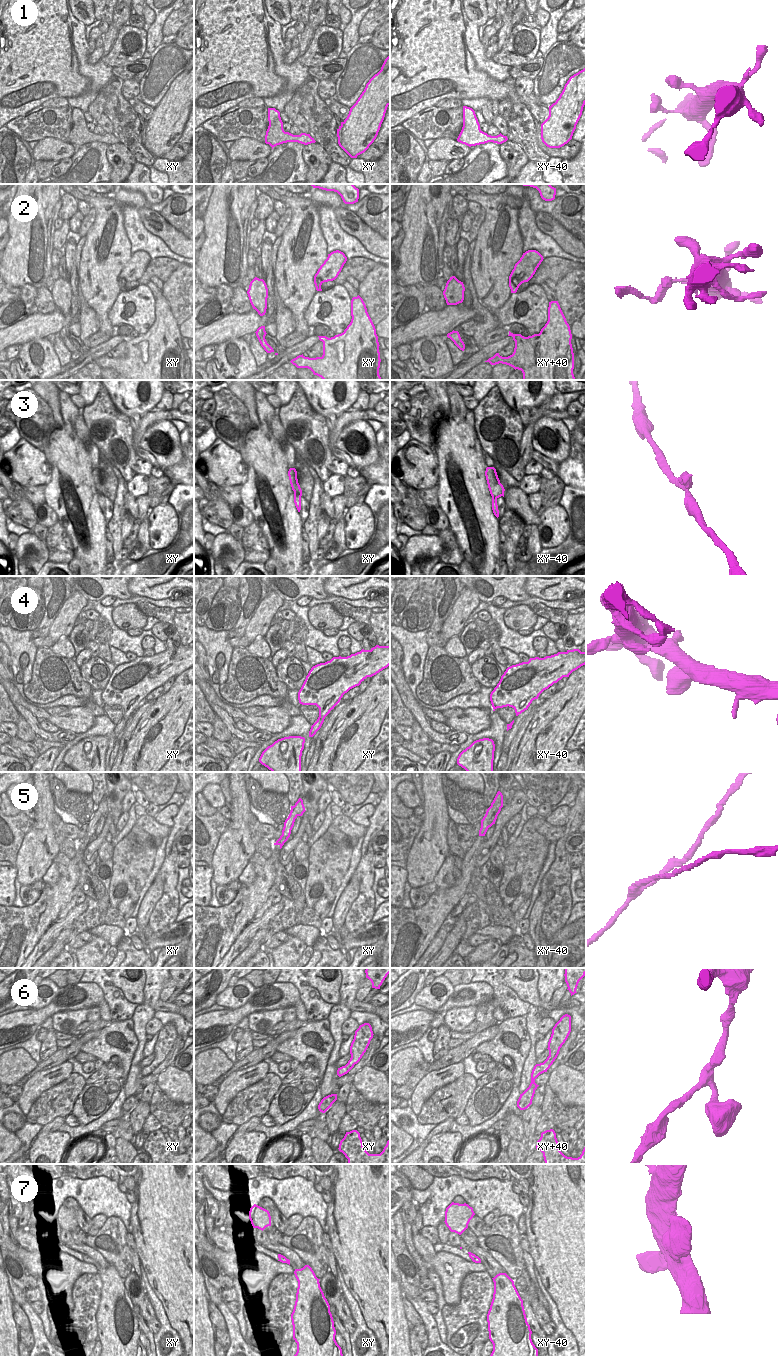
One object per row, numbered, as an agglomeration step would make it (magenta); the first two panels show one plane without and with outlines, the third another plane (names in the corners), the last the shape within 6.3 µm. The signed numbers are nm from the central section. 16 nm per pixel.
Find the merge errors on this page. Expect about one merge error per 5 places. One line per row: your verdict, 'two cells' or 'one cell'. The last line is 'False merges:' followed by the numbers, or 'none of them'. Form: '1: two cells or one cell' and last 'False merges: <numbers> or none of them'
1: one cell
2: one cell
3: one cell
4: one cell
5: one cell
6: one cell
7: one cell
False merges: none of them

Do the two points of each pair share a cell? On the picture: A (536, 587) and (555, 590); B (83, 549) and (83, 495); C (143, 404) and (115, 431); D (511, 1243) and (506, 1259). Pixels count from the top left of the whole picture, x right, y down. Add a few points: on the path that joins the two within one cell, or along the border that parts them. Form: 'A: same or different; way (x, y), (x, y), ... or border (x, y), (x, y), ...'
A: same; way (539, 592), (543, 595), (550, 590)
B: same; way (89, 536), (87, 534), (86, 516), (83, 508)
C: different; border (111, 400), (128, 417)
D: same; way (507, 1247), (507, 1255)

